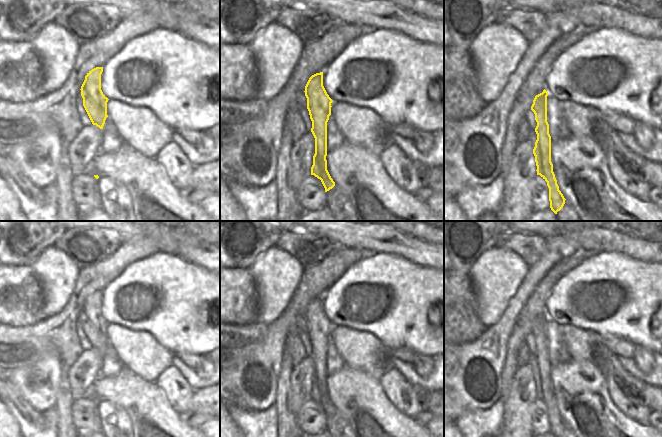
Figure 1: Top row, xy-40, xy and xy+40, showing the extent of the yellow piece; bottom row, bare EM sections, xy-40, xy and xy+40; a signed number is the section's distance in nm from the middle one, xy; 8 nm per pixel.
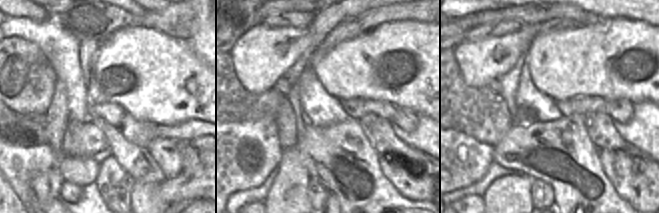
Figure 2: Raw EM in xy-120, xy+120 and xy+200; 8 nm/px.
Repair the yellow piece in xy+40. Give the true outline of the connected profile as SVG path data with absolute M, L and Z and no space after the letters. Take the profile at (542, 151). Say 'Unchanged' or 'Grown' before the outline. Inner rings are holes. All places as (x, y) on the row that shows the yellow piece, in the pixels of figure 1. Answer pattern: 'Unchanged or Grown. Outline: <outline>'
Unchanged. Outline: M544 89L542 93L535 96L531 106L537 122L535 128L537 140L533 154L537 166L537 175L540 175L547 182L549 188L550 208L557 214L563 208L566 199L559 190L551 162L551 136L547 122L547 96L548 92Z

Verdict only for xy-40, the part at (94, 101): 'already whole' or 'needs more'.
already whole

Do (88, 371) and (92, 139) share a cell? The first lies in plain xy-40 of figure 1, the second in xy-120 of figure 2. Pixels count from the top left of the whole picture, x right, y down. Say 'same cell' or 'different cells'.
same cell

